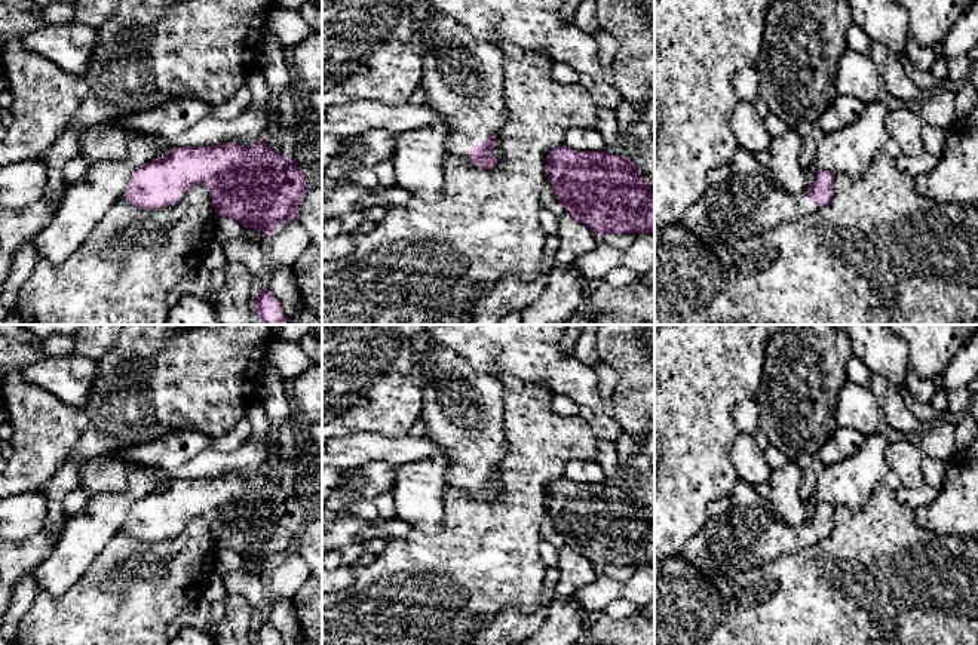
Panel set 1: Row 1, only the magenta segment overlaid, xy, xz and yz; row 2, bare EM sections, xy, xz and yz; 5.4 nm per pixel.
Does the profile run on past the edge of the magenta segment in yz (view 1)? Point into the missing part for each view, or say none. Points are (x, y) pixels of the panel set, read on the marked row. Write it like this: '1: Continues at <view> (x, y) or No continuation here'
1: Continues at yz (748, 203)

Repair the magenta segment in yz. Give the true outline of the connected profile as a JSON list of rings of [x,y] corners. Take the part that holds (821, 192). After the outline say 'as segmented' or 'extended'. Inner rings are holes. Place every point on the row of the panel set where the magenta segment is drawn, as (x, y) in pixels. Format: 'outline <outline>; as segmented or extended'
outline [[[739,147],[730,163],[730,176],[708,185],[702,199],[684,212],[680,224],[703,243],[735,245],[828,205],[836,178],[833,172],[818,171],[810,187],[791,194],[773,179],[755,154]]]; extended

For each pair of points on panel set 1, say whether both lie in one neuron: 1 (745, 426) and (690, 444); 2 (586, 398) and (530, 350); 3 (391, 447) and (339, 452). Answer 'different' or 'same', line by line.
1: different
2: same
3: same

